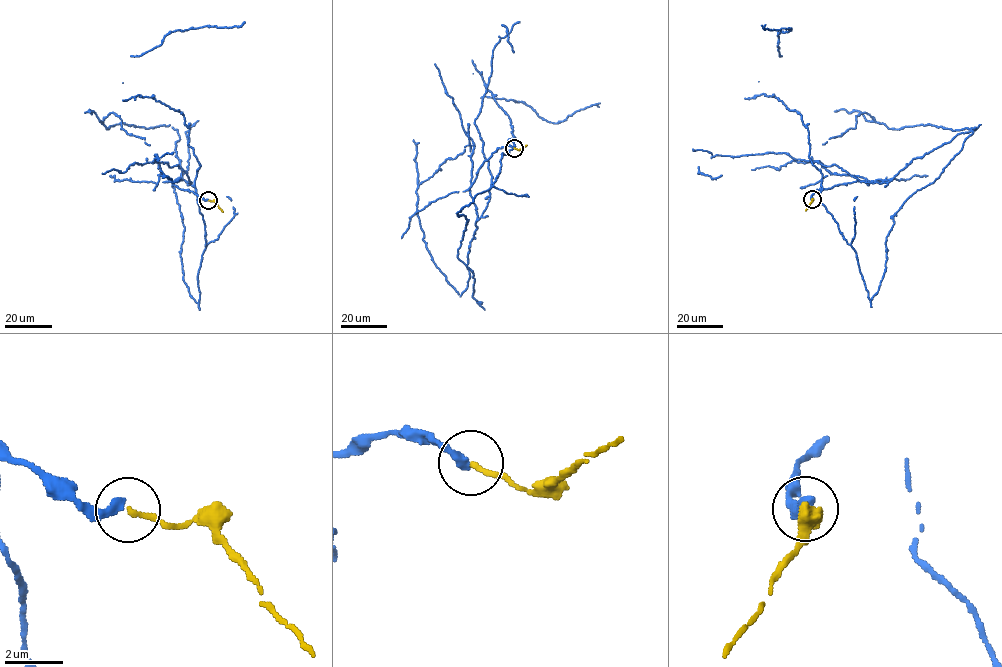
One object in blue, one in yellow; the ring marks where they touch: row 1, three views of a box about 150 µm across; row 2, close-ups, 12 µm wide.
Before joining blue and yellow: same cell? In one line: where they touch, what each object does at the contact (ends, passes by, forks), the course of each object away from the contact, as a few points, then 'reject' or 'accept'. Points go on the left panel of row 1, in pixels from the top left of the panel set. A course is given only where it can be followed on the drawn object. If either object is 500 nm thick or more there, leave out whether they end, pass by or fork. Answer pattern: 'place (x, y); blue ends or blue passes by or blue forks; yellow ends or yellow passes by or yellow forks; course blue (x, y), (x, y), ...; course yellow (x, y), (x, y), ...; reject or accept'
place (208, 200); blue ends; yellow ends; course blue (207, 200), (167, 181), (183, 179), (178, 130), (101, 123), (113, 112), (120, 129), (149, 145); course yellow (207, 200), (214, 201), (223, 212); accept

